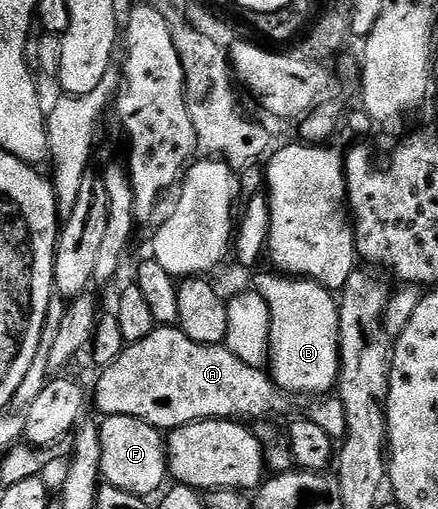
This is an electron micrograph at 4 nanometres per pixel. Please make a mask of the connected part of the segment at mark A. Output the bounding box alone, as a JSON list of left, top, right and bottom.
[95,325,288,431]

